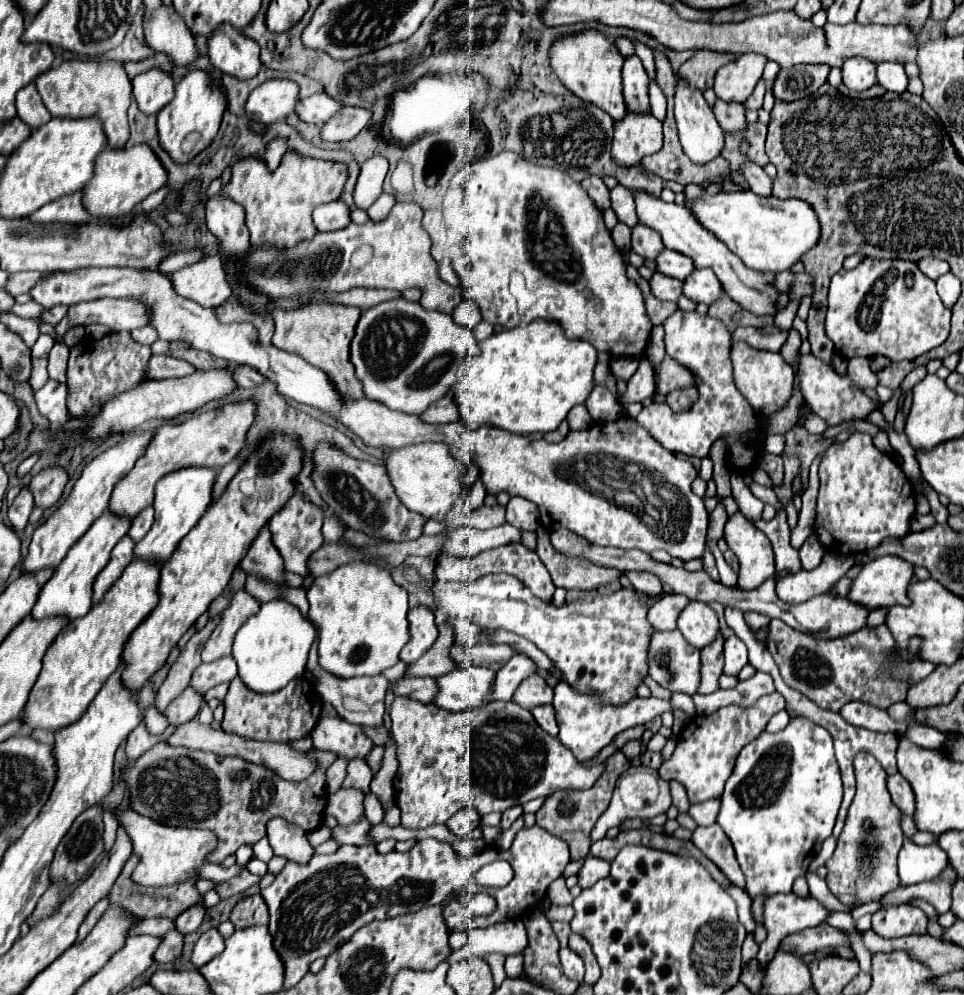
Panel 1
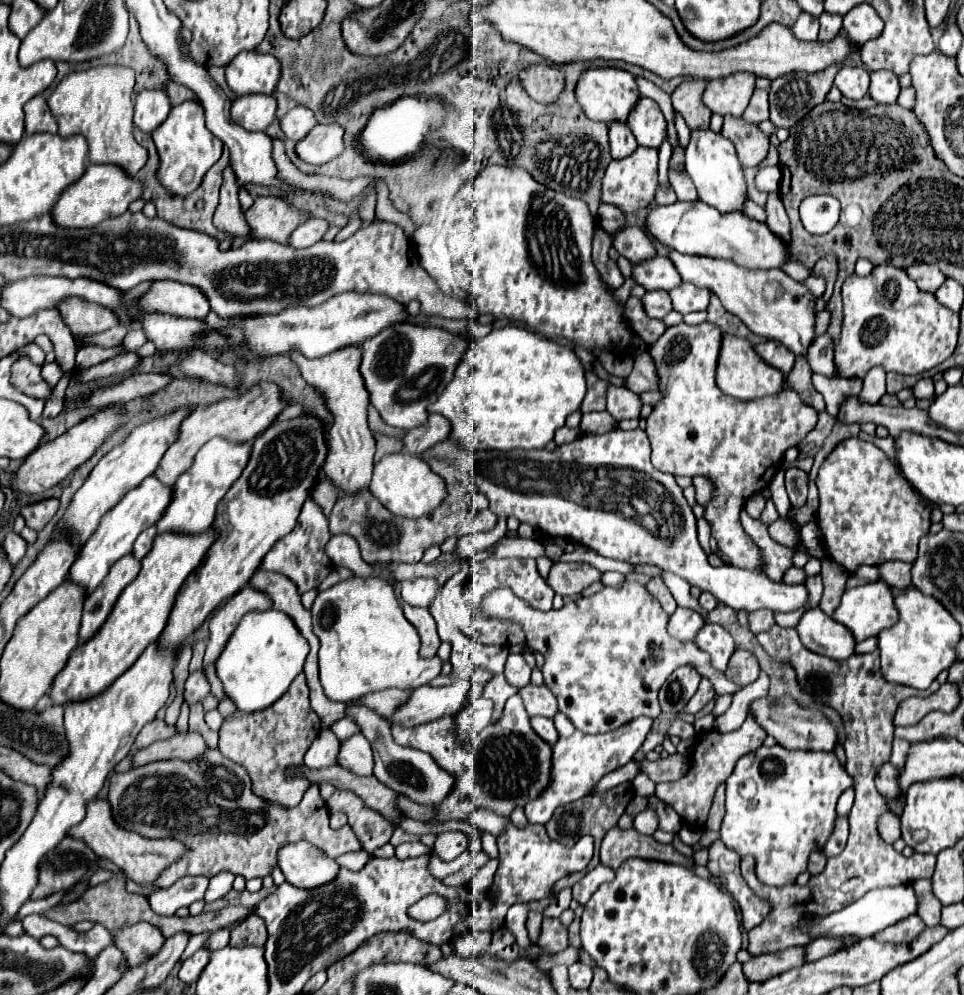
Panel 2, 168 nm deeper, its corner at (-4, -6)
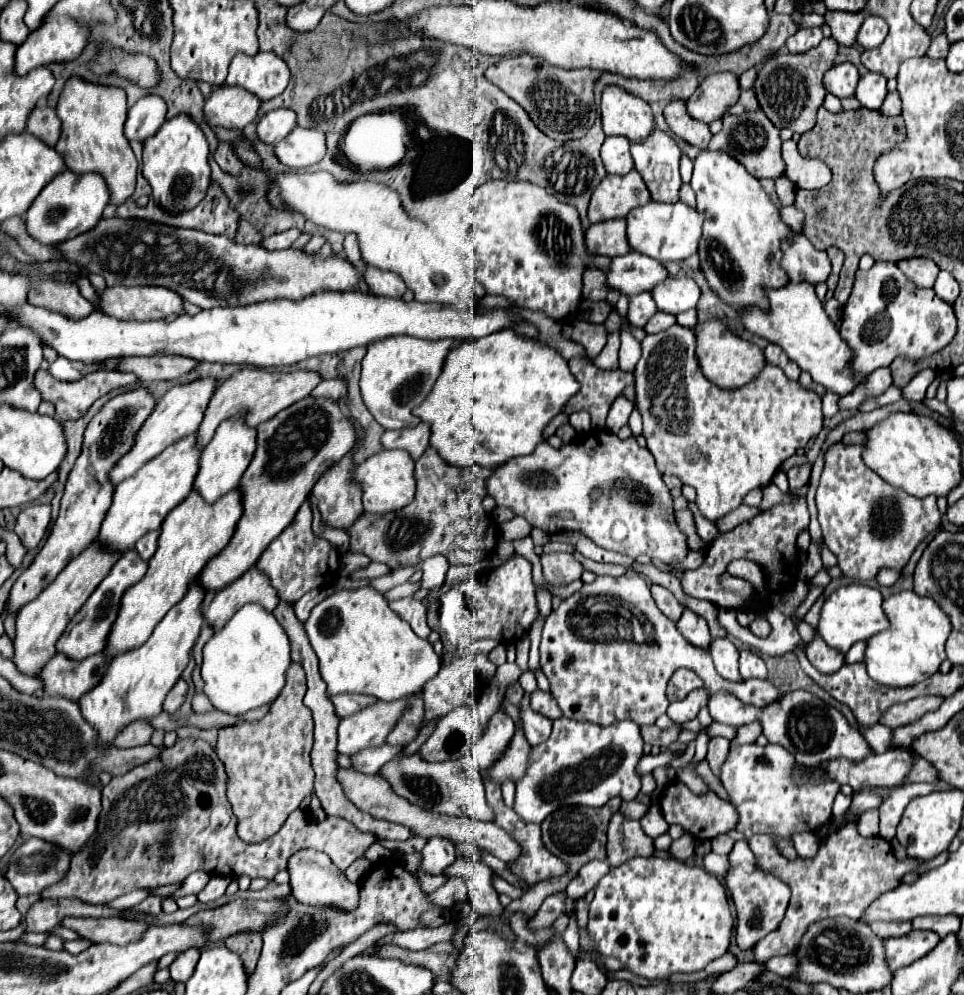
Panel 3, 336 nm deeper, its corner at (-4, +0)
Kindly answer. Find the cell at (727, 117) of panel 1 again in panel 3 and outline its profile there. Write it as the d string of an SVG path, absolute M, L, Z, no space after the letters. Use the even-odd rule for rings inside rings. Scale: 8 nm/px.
M759 110L759 112L747 112L741 116L725 114L723 116L723 128L719 134L715 134L709 142L709 150L729 150L733 158L737 158L749 174L755 178L777 178L783 174L785 164L781 160L781 140L779 130L773 126L773 122Z

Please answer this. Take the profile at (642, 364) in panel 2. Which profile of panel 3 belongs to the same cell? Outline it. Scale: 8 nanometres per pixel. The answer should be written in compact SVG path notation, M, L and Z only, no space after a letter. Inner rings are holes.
M571 358L569 368L581 384L581 390L567 402L563 412L571 414L577 410L587 410L591 414L593 430L603 430L609 406L623 392L625 386L635 384L635 374L621 368L601 370L585 358Z

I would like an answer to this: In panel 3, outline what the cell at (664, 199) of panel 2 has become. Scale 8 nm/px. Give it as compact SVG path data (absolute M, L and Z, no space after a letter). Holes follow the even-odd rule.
M655 128L645 140L631 146L635 168L643 174L643 180L657 202L679 200L679 156L681 150L669 132Z

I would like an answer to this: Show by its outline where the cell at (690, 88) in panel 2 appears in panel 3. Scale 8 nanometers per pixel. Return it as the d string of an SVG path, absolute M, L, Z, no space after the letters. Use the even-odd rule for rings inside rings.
M673 100L671 104L665 106L663 114L665 114L665 120L669 122L671 130L677 136L681 136L683 140L687 140L689 144L693 144L697 148L707 148L713 134L709 132L709 126L705 122L689 116L685 100Z

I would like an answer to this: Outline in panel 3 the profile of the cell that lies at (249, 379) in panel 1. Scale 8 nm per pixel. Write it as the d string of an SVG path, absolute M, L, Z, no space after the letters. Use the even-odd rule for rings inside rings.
M145 356L145 358L123 358L117 366L119 370L127 370L139 376L143 382L153 380L173 380L181 378L193 368L197 368L197 360L183 356Z

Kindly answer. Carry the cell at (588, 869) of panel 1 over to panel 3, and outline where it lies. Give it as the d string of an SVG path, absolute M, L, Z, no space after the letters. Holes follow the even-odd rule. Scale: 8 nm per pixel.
M595 860L595 862L589 862L587 866L583 866L581 870L579 870L579 874L569 882L569 886L567 886L567 896L571 898L571 900L579 900L579 898L583 898L587 892L591 892L595 886L597 886L597 882L607 874L611 870L611 866L607 864L607 862L603 862L603 860Z

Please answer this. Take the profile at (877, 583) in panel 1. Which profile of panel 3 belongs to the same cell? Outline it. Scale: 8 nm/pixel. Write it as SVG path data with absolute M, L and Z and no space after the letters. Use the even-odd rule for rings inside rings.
M849 584L835 590L823 604L821 620L819 620L819 634L823 634L823 640L831 648L839 648L841 652L847 652L855 642L869 640L877 632L887 630L889 618L883 610L883 594L877 588L865 586L865 584Z

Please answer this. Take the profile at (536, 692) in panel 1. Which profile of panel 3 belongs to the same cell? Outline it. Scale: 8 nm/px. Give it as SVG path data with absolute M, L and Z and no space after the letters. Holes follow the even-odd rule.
M535 690L531 692L531 710L533 712L539 712L543 716L547 716L549 720L555 720L555 718L561 718L561 710L555 702L555 698L551 696L551 692L543 692L543 690Z

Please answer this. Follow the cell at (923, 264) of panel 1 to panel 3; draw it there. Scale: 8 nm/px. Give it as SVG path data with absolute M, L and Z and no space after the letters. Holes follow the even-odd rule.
M907 258L907 260L897 262L897 266L919 288L931 288L939 274L939 266L931 262L929 258Z

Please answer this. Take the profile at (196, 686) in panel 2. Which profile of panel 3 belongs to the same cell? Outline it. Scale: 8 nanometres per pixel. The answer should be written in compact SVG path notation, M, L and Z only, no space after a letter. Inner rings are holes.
M179 678L179 682L173 686L173 690L167 694L167 698L165 698L165 702L163 702L163 710L165 712L175 712L181 704L183 704L183 700L185 700L185 694L187 694L187 690L189 690L189 686L187 686L187 682L183 680L183 678Z

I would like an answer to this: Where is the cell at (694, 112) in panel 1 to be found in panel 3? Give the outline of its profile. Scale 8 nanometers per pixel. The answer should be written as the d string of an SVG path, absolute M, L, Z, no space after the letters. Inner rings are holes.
M699 150L693 162L691 188L697 194L697 208L705 210L699 256L709 286L721 294L727 304L747 306L755 302L767 308L767 298L763 298L761 288L783 286L783 282L789 280L779 266L779 258L783 256L779 242L783 234L787 234L787 224L781 222L779 210L771 204L759 180L727 150Z

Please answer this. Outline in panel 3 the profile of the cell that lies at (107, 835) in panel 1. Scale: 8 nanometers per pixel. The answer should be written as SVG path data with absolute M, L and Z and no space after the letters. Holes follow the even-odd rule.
M177 740L171 748L163 750L159 758L153 758L131 772L123 776L113 776L111 782L103 788L103 810L99 816L97 832L91 836L91 840L83 846L83 850L73 854L71 870L67 876L57 882L55 886L49 886L41 892L43 898L79 898L89 904L107 904L113 898L137 890L137 888L153 888L161 884L179 884L183 878L187 878L195 870L205 870L207 874L221 874L221 876L249 876L249 878L267 878L273 880L273 876L279 870L287 868L287 860L295 850L301 848L315 848L323 850L331 856L335 866L339 870L345 870L353 860L365 854L365 850L375 842L373 834L365 834L357 830L351 822L343 818L325 818L323 822L313 824L307 820L305 810L297 808L289 814L283 828L267 838L261 844L249 844L237 836L237 818L235 814L221 818L217 826L213 826L213 814L217 808L225 808L229 814L231 804L227 800L227 772L225 764L219 760L215 748L207 744L205 740Z

